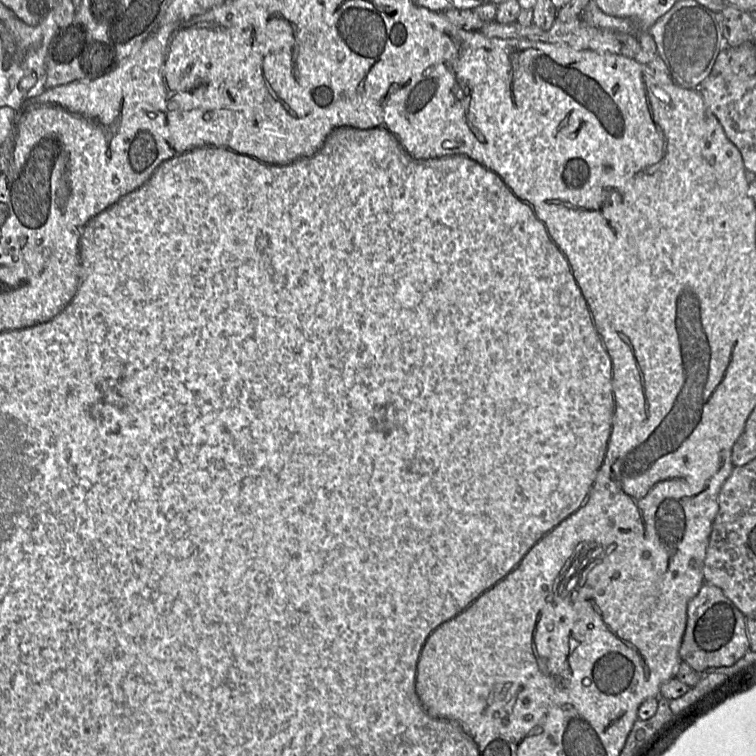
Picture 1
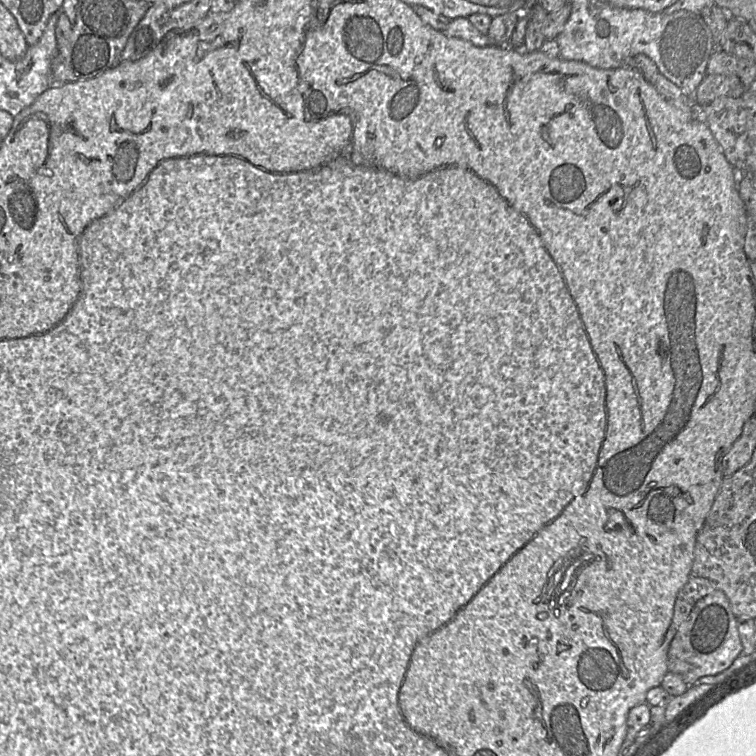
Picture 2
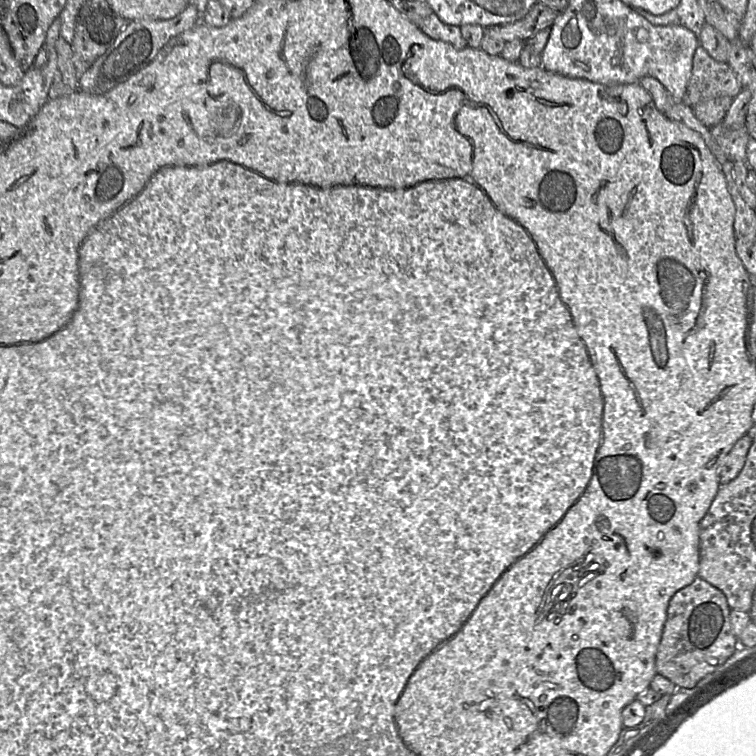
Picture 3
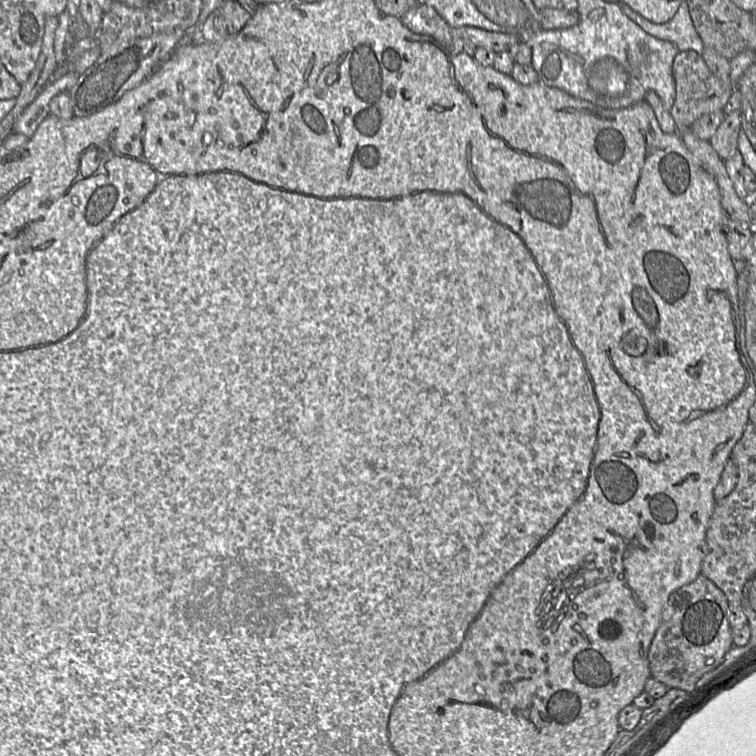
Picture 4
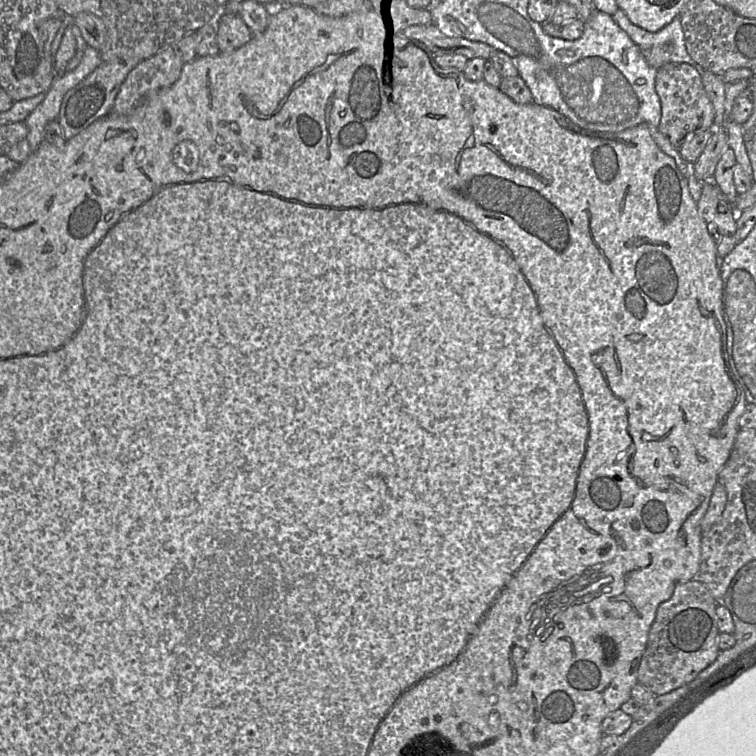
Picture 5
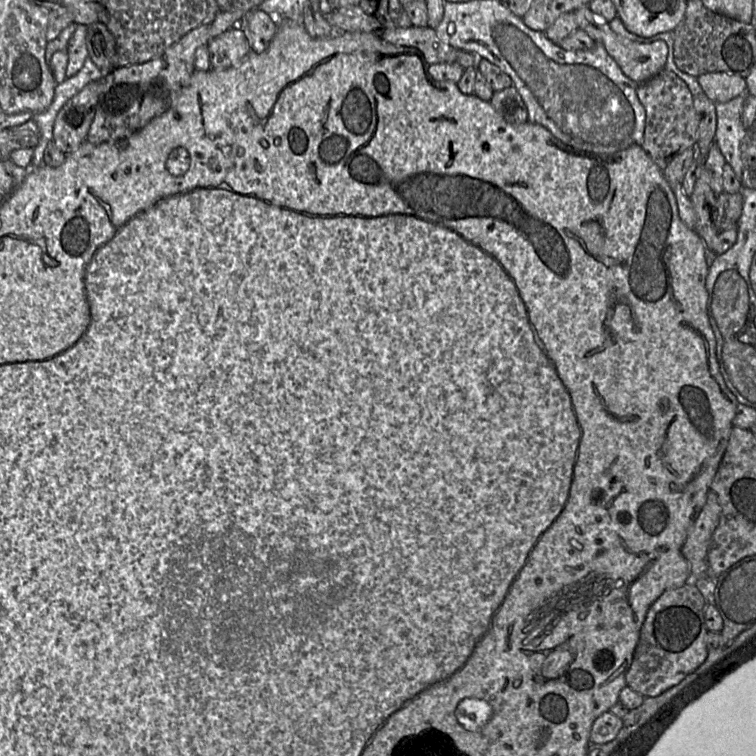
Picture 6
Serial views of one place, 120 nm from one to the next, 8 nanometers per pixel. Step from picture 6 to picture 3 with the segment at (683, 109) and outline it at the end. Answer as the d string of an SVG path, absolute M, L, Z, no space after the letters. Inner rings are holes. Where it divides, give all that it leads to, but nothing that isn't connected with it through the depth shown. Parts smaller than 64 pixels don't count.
M699 45L693 56L691 77L682 102L690 107L718 96L734 98L742 90L741 82L727 62L714 60Z

